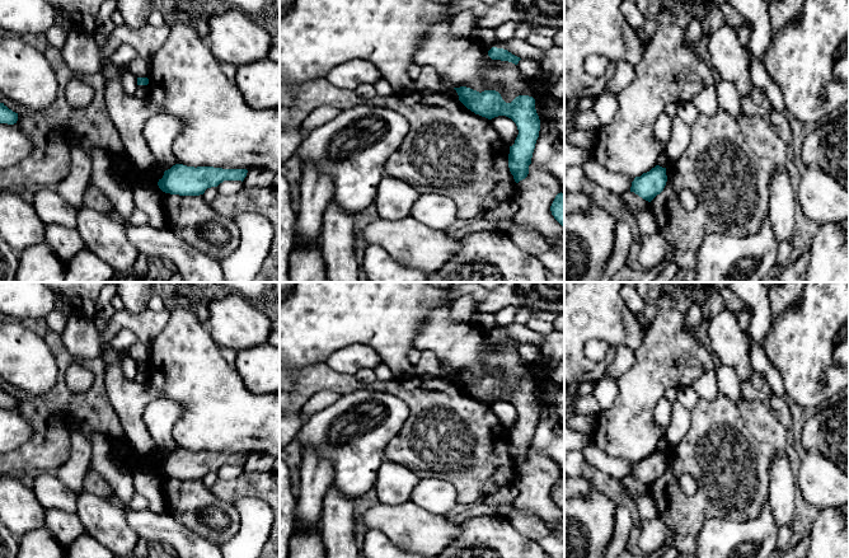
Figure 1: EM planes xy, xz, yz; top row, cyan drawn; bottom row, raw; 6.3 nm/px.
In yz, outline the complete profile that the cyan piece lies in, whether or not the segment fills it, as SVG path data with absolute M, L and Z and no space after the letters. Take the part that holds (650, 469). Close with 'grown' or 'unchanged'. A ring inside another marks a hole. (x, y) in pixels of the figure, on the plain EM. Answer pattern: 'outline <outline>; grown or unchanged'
outline M656 450L649 456L634 463L632 466L630 477L634 477L643 484L651 487L663 475L666 466L666 453Z; unchanged

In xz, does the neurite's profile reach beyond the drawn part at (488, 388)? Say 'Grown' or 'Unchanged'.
Unchanged

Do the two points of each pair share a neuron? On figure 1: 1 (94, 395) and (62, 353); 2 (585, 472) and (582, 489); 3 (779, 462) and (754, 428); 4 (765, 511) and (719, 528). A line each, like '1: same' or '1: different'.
1: same
2: different
3: different
4: same

